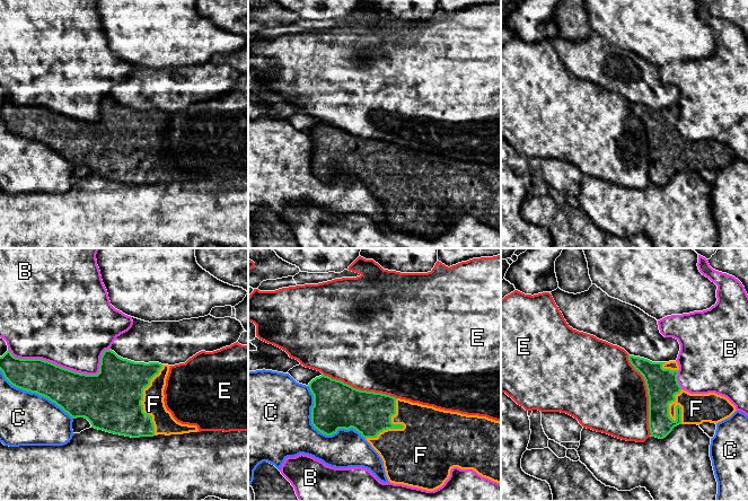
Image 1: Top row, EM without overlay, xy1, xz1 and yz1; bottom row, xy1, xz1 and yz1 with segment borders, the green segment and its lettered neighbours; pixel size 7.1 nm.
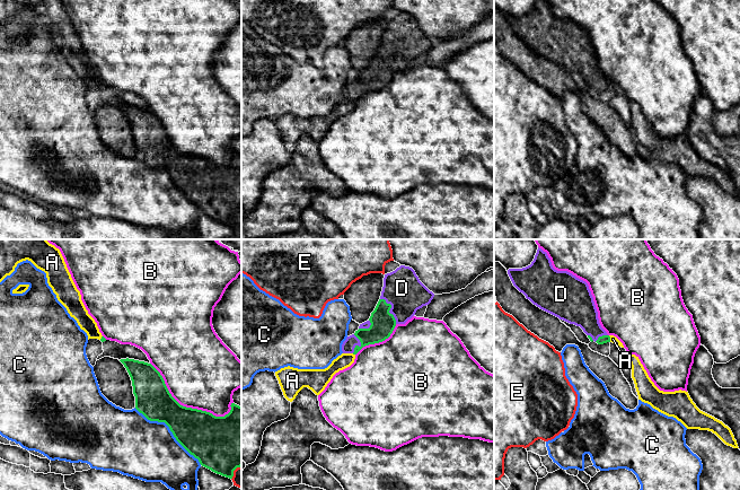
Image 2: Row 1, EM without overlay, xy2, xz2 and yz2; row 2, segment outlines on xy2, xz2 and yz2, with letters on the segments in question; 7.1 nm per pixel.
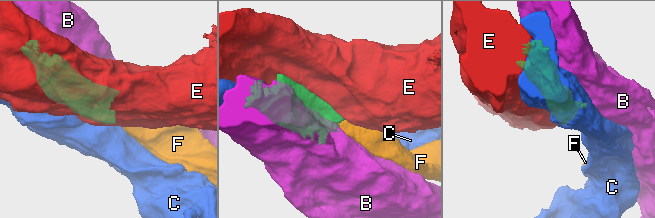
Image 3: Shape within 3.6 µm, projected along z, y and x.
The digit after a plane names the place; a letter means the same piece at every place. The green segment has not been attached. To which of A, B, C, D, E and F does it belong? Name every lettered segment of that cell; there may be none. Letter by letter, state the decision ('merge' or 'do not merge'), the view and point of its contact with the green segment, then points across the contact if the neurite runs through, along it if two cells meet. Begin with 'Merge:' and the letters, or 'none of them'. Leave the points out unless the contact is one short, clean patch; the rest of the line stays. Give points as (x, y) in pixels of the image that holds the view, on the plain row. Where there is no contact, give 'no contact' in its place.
Merge: D, F
A: do not merge; meets green in yz2 at (609, 86); border along yz2 (608, 82), (610, 88)
B: do not merge; meets green in xy1 at (64, 115)
C: do not merge; meets green in xz1 at (319, 178)
D: merge; meets green in xz2 at (389, 57)
E: do not merge; meets green in yz1 at (648, 142)
F: merge; meets green in xz1 at (402, 175)

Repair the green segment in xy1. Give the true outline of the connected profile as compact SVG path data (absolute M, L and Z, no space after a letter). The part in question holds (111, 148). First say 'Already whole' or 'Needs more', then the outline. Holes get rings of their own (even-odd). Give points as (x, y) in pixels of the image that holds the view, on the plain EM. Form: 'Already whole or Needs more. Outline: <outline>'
Needs more. Outline: M9 96L0 104L0 117L12 133L49 146L71 165L87 166L91 175L131 185L153 184L158 182L183 182L199 178L196 173L177 169L165 153L164 137L169 115L168 112L161 112L159 109L144 111L123 106L111 96L103 99L99 120L97 122L76 120L42 106L16 105L11 102Z

